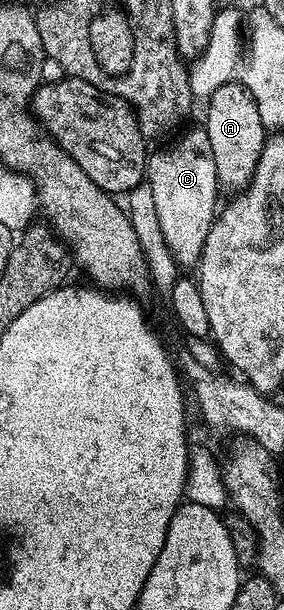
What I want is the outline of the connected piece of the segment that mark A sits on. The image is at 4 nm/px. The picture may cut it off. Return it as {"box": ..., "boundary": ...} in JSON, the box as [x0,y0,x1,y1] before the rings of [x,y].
{"box":[202,81,268,192],"boundary":[[[232,81],[218,86],[214,94],[207,97],[206,104],[206,120],[203,120],[202,126],[213,151],[217,183],[221,189],[226,188],[229,192],[241,191],[252,180],[268,137],[256,100],[240,81]]]}

